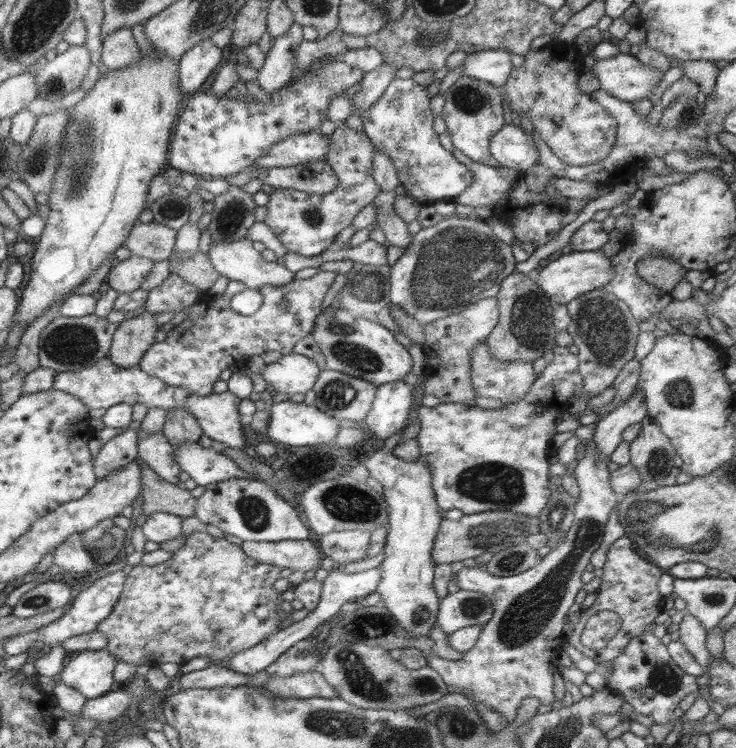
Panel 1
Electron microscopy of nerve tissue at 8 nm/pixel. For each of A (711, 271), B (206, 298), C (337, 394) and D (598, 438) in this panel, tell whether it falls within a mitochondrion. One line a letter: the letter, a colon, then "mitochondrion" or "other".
A: other
B: other
C: mitochondrion
D: other

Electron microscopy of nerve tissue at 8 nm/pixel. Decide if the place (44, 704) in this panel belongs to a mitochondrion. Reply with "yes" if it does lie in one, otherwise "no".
no

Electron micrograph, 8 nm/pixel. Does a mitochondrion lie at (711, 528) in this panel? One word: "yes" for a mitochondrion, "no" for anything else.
yes

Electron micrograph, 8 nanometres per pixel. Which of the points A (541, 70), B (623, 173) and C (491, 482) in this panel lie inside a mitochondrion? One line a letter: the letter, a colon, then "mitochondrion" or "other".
A: other
B: other
C: mitochondrion

